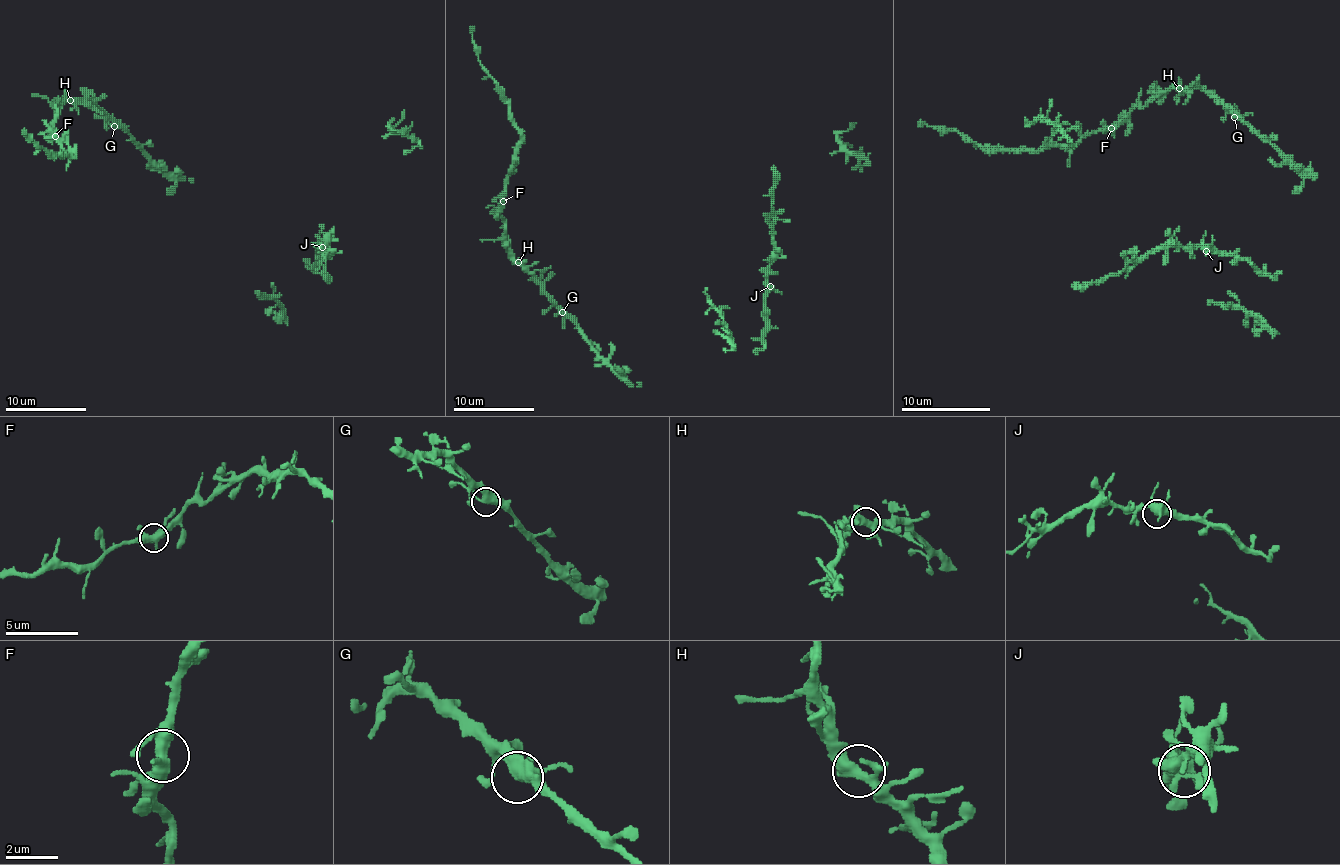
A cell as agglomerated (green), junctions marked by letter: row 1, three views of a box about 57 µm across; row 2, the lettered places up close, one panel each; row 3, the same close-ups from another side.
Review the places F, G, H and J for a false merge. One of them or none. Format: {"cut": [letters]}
{"cut": []}

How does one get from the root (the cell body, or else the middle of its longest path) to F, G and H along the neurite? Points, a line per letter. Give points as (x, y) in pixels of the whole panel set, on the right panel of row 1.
F: (1315, 180), (1306, 178), (1226, 106), (1199, 88), (1159, 93), (1143, 106), (1134, 106), (1112, 129)
G: (1315, 180), (1317, 178), (1306, 178), (1246, 122), (1234, 117)
H: (1315, 180), (1317, 178), (1306, 178), (1281, 153), (1210, 95), (1199, 88), (1179, 88)

